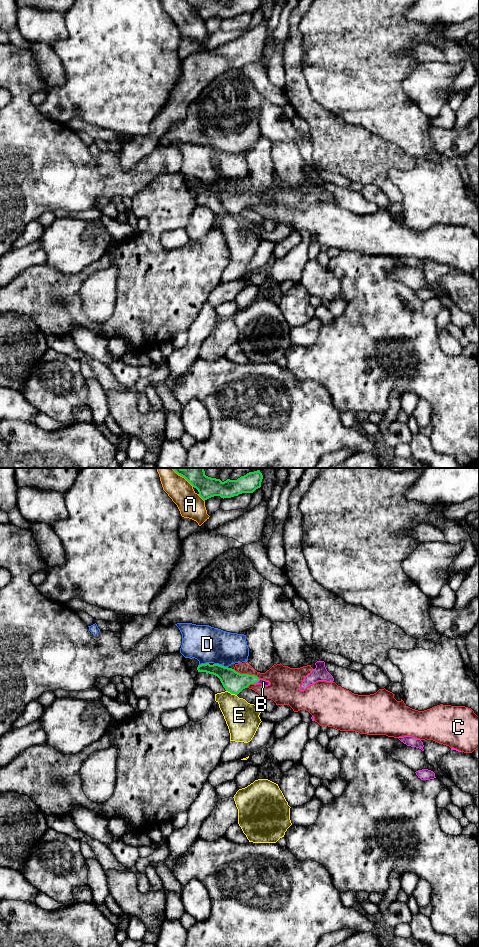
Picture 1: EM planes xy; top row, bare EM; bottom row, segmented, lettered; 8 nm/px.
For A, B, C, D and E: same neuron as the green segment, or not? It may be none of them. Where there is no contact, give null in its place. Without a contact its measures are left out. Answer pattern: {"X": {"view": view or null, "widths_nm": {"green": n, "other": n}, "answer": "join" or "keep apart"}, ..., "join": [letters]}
{"A": {"view": "xy", "widths_nm": {"green": 170, "other": 200}, "answer": "keep apart"}, "B": {"view": "xy", "widths_nm": {"green": 170, "other": 50}, "answer": "join"}, "C": {"view": "xy", "widths_nm": {"green": 170, "other": 170}, "answer": "keep apart"}, "D": {"view": "xy", "widths_nm": {"green": 170, "other": 300}, "answer": "keep apart"}, "E": {"view": "xy", "widths_nm": {"green": 170, "other": 280}, "answer": "keep apart"}, "join": ["B"]}

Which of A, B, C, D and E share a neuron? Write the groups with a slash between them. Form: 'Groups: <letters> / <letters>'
Groups: A / B / C / D / E

